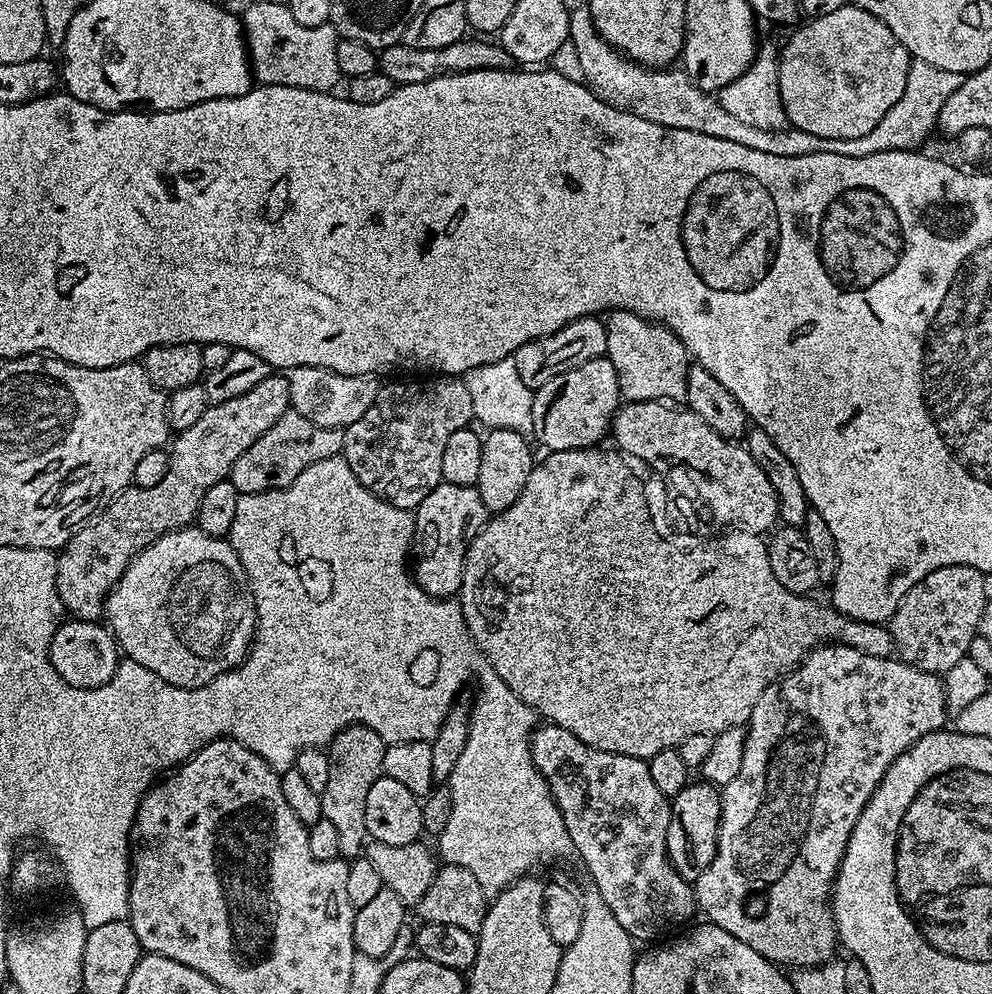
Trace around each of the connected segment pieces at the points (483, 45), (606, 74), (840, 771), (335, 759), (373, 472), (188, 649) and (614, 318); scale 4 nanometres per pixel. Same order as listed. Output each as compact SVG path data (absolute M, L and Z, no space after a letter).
M465 38L444 47L434 47L433 50L418 50L409 44L399 43L381 49L378 56L378 70L392 81L393 85L418 85L420 82L432 81L444 77L448 73L464 73L470 70L502 70L511 69L514 62L510 54L506 54L499 42L488 38Z
M587 7L571 9L568 39L570 48L576 51L576 64L580 67L579 75L583 83L600 99L624 112L633 112L660 124L663 128L690 130L710 138L726 138L726 142L738 142L738 146L747 146L749 150L759 150L762 154L778 154L778 158L798 158L802 154L819 152L838 154L842 151L842 142L838 138L818 138L818 134L806 134L806 130L791 126L779 128L777 132L761 130L758 126L746 126L746 122L726 114L715 95L695 88L691 80L682 78L679 71L649 70L643 64L635 64L601 38Z
M828 642L811 649L791 672L779 677L775 684L769 684L766 690L762 690L752 711L752 717L747 722L748 737L742 750L742 767L738 769L737 776L722 788L718 850L714 854L714 862L710 862L708 869L694 881L699 911L705 912L708 915L705 917L711 923L734 934L734 938L746 942L750 950L758 950L758 954L762 954L777 966L799 970L827 964L837 955L836 948L838 949L836 920L832 917L829 900L834 891L836 871L840 868L850 834L890 765L911 744L918 742L926 734L941 731L945 727L944 720L948 719L944 682L937 673L923 672L912 664L905 664L899 658L874 658L874 654L866 654L848 644Z
M351 724L327 745L330 778L326 781L326 790L319 792L320 814L323 820L336 827L341 857L356 858L365 851L369 839L366 830L366 797L370 795L370 786L374 786L374 782L384 775L385 747L383 738L364 724Z
M429 375L427 378L400 378L397 384L385 383L380 389L374 406L358 418L358 422L343 429L344 461L354 470L354 478L366 486L378 498L390 502L390 506L414 510L442 482L442 454L446 441L454 430L467 428L474 419L470 406L470 394L459 376Z
M189 526L160 536L134 557L106 597L106 620L127 659L154 670L158 678L174 686L197 688L218 674L239 668L248 656L256 634L256 603L242 562L227 539Z
M633 312L607 313L606 355L618 374L621 397L628 402L663 400L686 401L686 374L690 357L684 343L664 324L647 320Z

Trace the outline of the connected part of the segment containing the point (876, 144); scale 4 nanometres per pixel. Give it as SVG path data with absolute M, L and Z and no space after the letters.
M913 59L910 74L906 74L906 90L902 90L902 98L898 98L898 102L886 110L886 118L882 118L882 122L878 122L870 134L862 134L859 143L863 154L919 149L920 143L934 132L938 114L942 106L946 106L946 98L950 98L950 94L954 94L963 81L961 73L938 70L938 66L930 66L930 62Z

